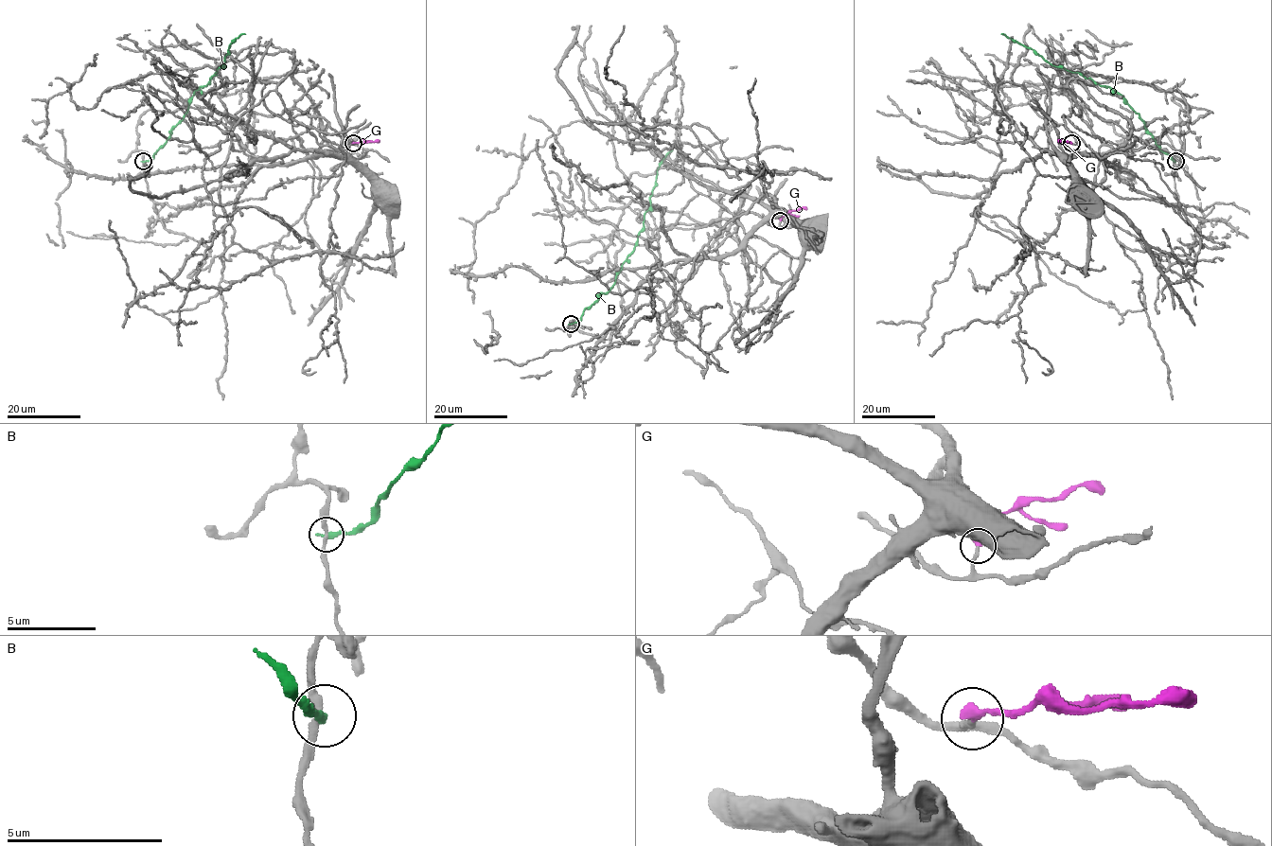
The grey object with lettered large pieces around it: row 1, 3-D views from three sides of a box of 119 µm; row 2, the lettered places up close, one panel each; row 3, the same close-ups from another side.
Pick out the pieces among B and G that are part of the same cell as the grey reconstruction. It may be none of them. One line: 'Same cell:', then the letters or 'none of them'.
Same cell: G

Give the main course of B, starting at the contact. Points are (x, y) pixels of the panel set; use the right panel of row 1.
B: (1174, 162), (1162, 152), (1144, 122), (1122, 96), (1078, 72), (1052, 65), (1033, 50), (1001, 34)

